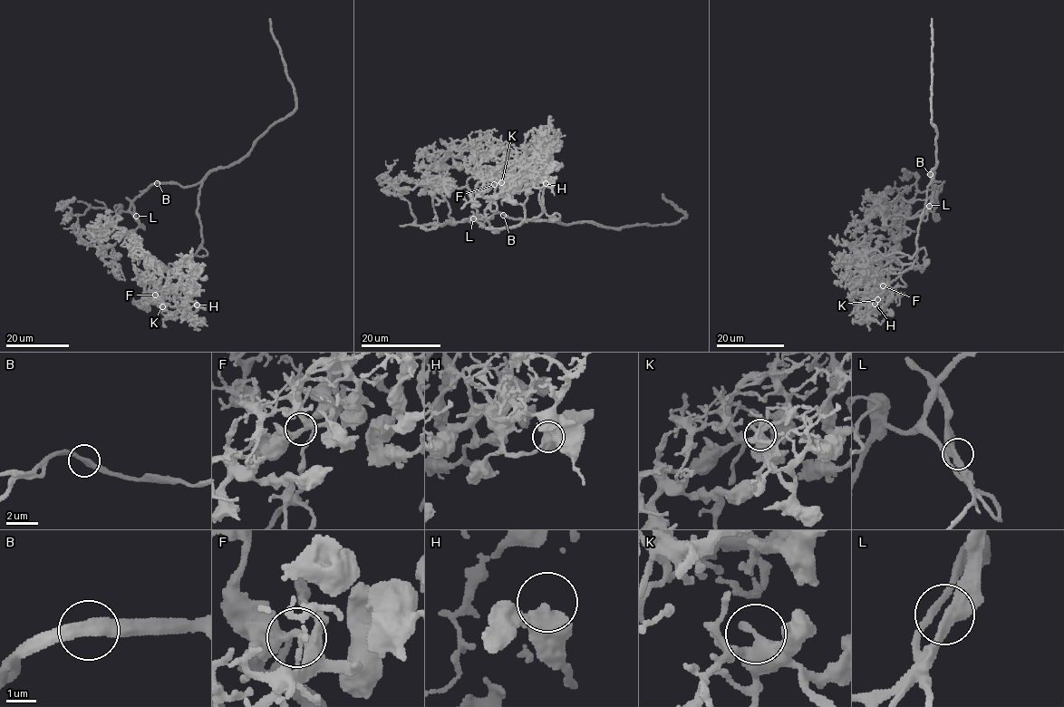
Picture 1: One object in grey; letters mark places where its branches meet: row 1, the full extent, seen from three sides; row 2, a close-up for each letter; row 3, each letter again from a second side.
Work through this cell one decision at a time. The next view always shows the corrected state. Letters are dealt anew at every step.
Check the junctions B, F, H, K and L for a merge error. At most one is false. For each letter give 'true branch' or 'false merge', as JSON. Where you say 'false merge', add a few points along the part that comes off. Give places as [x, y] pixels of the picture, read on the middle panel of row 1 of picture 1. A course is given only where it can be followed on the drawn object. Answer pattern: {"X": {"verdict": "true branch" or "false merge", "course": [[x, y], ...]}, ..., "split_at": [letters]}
{"B": {"verdict": "true branch"}, "F": {"verdict": "true branch"}, "H": {"verdict": "true branch"}, "K": {"verdict": "true branch"}, "L": {"verdict": "true branch"}, "split_at": []}

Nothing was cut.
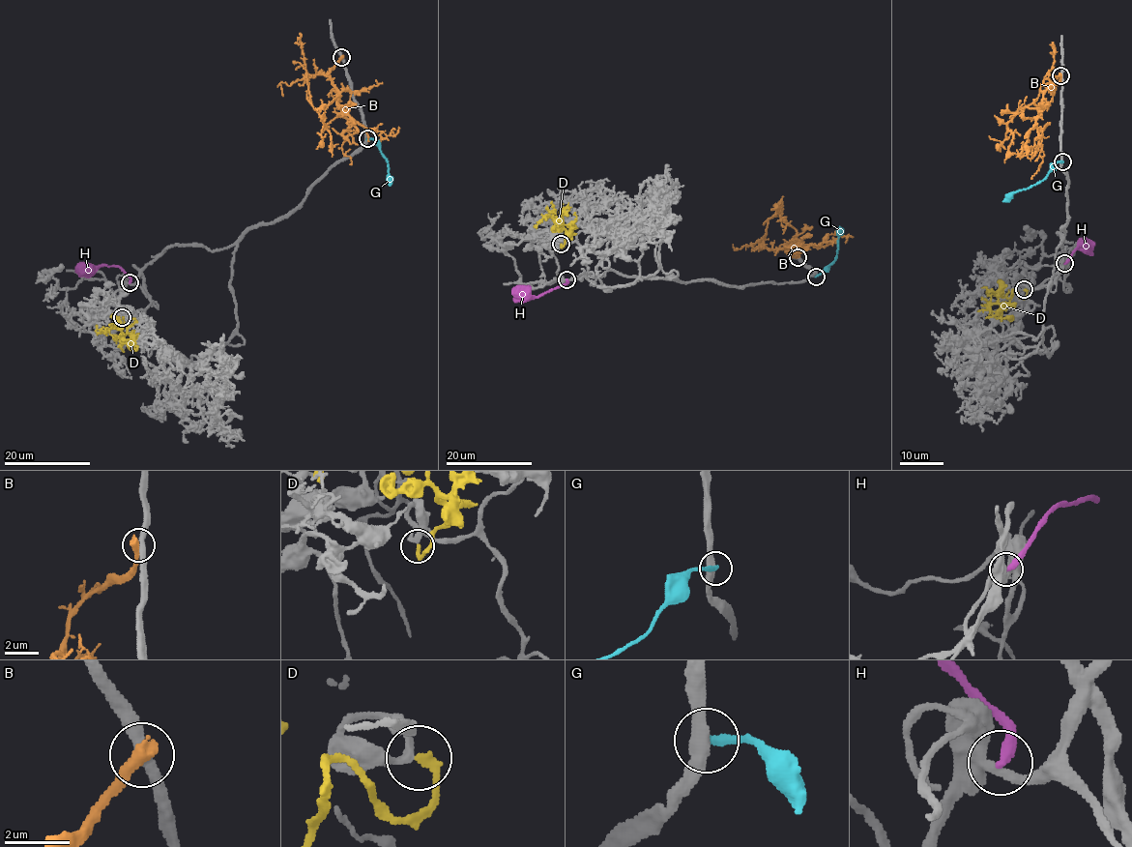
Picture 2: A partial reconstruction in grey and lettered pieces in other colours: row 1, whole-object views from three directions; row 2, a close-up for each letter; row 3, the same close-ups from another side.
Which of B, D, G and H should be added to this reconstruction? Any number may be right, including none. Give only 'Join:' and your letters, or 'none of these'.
Join: D

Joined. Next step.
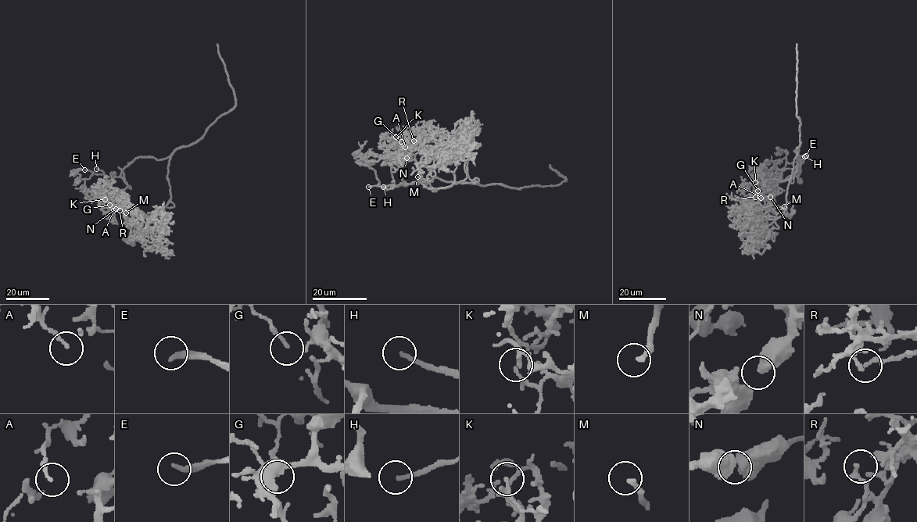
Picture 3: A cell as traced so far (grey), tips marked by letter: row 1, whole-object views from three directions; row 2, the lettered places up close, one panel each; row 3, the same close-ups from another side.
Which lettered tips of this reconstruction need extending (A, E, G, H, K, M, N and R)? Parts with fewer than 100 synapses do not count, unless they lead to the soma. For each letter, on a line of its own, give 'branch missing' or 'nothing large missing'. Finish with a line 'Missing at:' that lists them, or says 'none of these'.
A: nothing large missing
E: branch missing
G: nothing large missing
H: branch missing
K: nothing large missing
M: branch missing
N: nothing large missing
R: nothing large missing
Missing at: E, H, M

